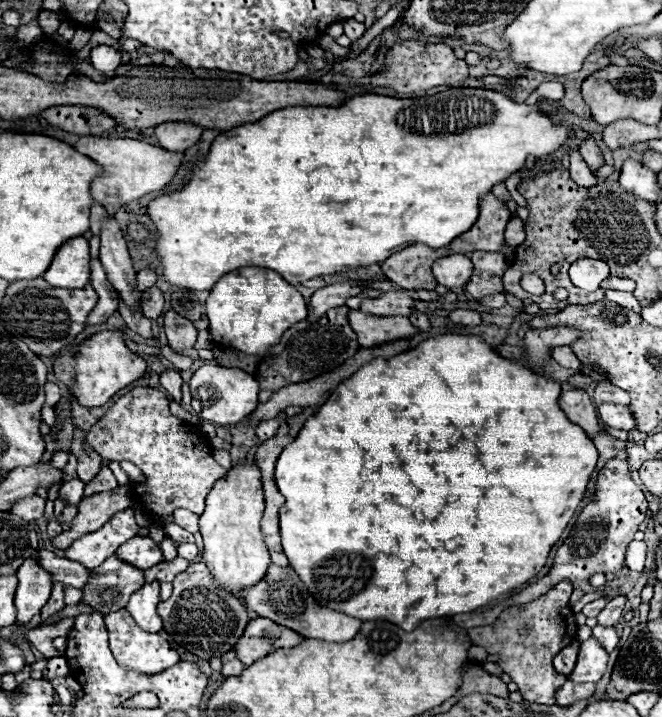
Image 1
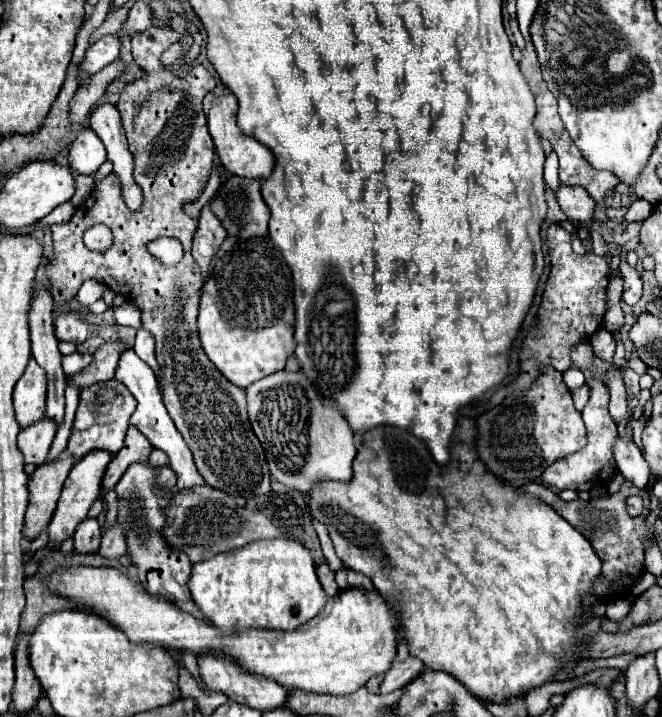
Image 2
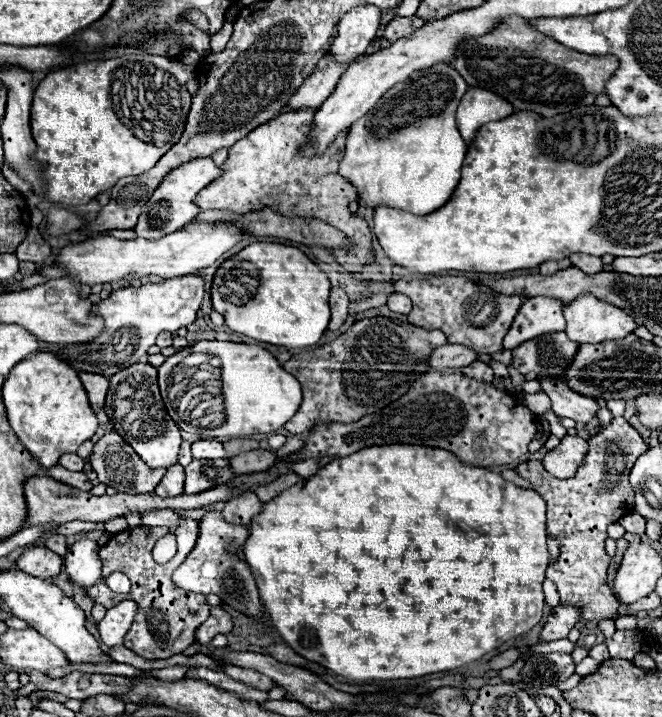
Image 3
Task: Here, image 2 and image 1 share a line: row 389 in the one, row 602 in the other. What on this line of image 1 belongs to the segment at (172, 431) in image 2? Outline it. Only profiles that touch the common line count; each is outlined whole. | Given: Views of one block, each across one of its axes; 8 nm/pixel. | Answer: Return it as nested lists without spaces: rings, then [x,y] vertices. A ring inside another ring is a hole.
[[[154,580],[150,584],[144,584],[138,592],[134,592],[126,604],[126,610],[134,618],[134,622],[144,628],[146,632],[160,632],[162,620],[156,614],[156,606],[160,602],[160,582]]]

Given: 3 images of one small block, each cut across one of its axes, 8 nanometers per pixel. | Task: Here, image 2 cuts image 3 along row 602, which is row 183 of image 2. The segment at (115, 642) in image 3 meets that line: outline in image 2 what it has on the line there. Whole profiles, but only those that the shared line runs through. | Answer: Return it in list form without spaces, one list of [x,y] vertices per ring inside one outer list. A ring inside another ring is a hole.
[[[102,104],[98,106],[92,116],[90,116],[90,128],[98,134],[98,138],[104,142],[108,150],[108,160],[114,164],[112,174],[118,178],[120,188],[122,188],[122,198],[126,206],[138,212],[142,208],[144,196],[142,190],[136,188],[134,178],[132,178],[132,154],[128,150],[128,142],[124,136],[124,128],[120,122],[120,114],[114,104]]]

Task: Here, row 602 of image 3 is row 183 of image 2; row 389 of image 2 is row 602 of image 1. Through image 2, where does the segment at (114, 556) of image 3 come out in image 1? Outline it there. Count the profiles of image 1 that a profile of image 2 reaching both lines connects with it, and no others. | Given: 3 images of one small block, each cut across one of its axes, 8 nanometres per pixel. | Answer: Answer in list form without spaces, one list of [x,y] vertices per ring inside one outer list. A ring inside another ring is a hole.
[[[202,562],[190,564],[186,572],[180,572],[172,580],[172,584],[172,596],[166,602],[158,604],[158,614],[164,622],[164,630],[172,636],[172,640],[204,660],[222,656],[232,650],[250,620],[244,604],[228,590],[216,586]]]

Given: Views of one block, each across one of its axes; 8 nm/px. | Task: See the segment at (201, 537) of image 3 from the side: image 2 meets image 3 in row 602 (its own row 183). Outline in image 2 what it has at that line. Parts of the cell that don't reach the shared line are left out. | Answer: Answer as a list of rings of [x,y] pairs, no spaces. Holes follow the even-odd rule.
[[[230,176],[228,182],[222,184],[218,190],[218,198],[212,200],[212,212],[224,222],[228,234],[236,240],[248,240],[252,236],[266,236],[268,234],[268,220],[270,210],[260,194],[260,180],[248,180]]]

